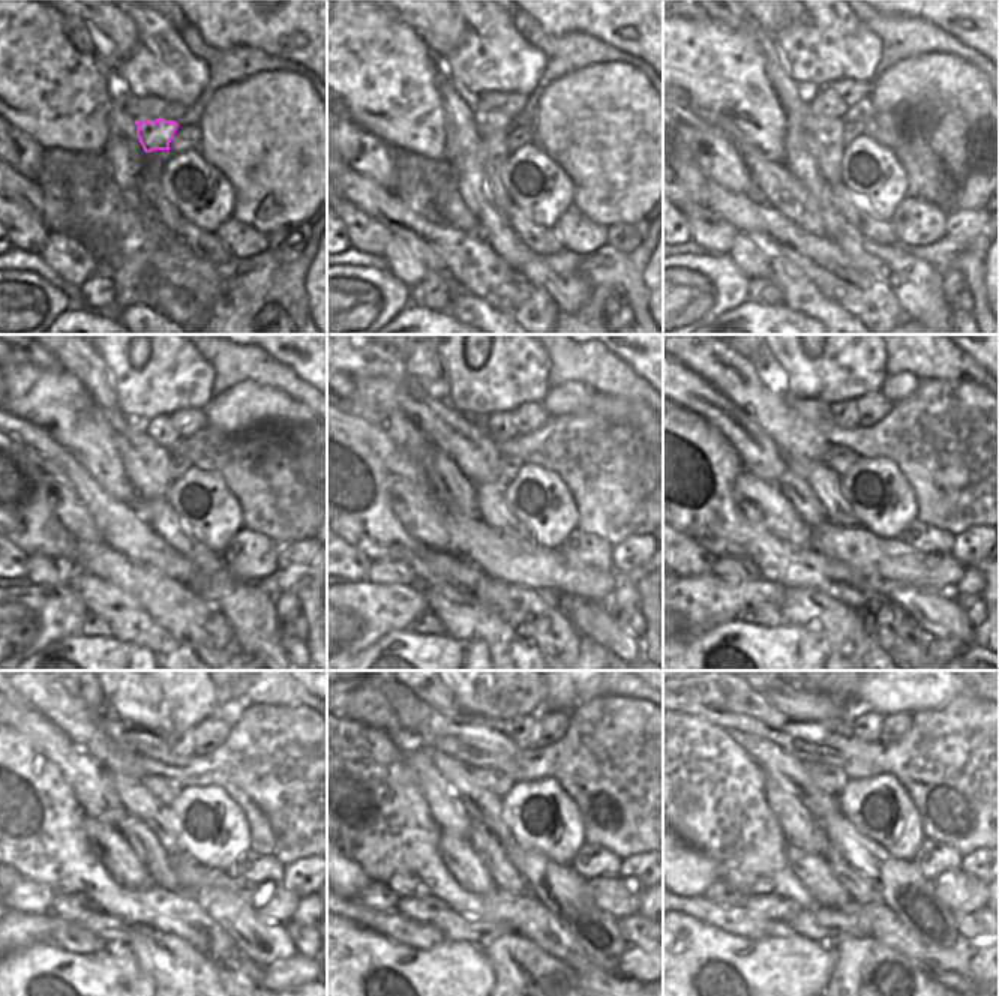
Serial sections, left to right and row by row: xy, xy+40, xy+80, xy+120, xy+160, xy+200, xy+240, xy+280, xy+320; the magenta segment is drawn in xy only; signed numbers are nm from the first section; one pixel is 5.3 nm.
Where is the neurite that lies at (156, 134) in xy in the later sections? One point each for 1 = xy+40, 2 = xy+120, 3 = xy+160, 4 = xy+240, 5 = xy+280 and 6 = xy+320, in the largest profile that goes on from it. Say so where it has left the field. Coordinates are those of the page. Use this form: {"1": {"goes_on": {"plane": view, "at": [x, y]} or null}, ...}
{"1": {"goes_on": {"plane": "xy+40", "at": [485, 123]}}, "2": {"goes_on": {"plane": "xy+120", "at": [161, 431]}}, "3": {"goes_on": {"plane": "xy+160", "at": [500, 428]}}, "4": {"goes_on": {"plane": "xy+240", "at": [182, 743]}}, "5": {"goes_on": {"plane": "xy+280", "at": [524, 731]}}, "6": {"goes_on": {"plane": "xy+320", "at": [864, 725]}}}

